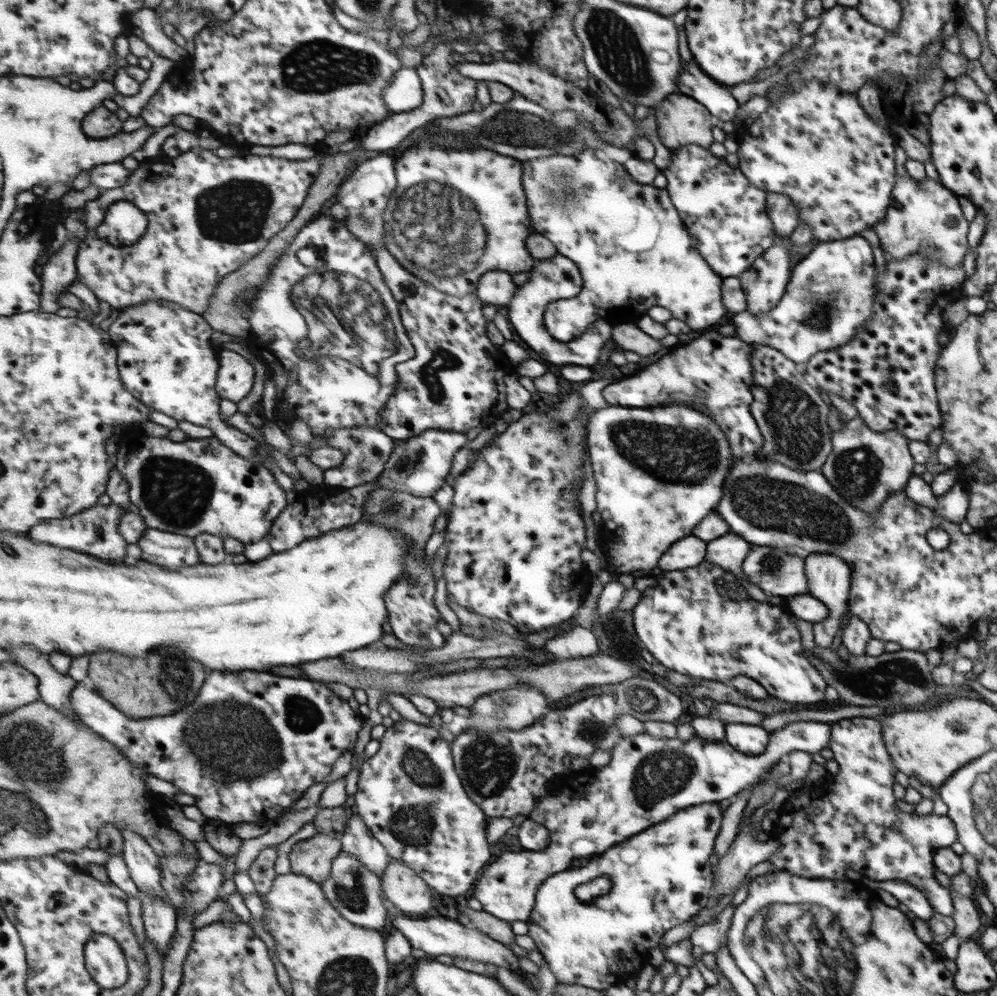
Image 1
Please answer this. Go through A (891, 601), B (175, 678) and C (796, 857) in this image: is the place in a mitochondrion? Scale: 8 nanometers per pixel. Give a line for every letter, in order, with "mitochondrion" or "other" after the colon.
A: other
B: mitochondrion
C: other

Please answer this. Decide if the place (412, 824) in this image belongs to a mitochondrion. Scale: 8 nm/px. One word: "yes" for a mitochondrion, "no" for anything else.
yes

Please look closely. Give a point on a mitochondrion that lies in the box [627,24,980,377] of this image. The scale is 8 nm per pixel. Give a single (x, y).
(818, 319)

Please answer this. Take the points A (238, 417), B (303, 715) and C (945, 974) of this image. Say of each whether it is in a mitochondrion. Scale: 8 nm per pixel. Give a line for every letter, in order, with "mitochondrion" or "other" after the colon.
A: other
B: mitochondrion
C: other

